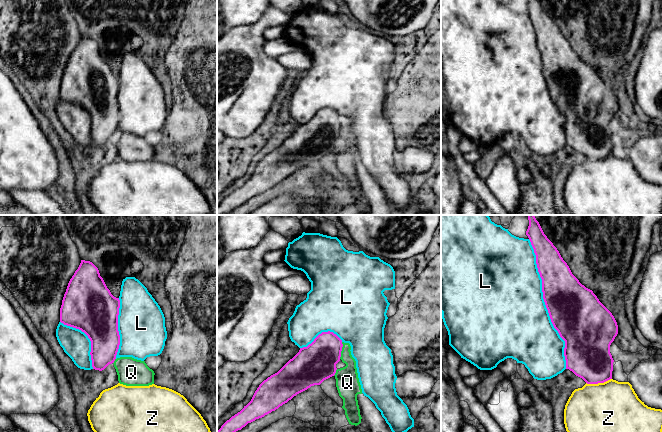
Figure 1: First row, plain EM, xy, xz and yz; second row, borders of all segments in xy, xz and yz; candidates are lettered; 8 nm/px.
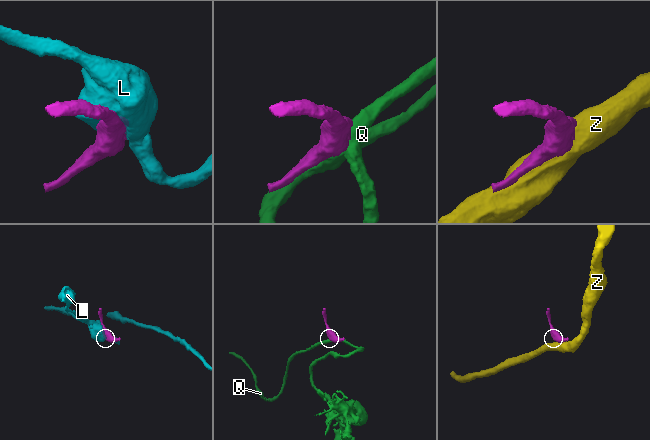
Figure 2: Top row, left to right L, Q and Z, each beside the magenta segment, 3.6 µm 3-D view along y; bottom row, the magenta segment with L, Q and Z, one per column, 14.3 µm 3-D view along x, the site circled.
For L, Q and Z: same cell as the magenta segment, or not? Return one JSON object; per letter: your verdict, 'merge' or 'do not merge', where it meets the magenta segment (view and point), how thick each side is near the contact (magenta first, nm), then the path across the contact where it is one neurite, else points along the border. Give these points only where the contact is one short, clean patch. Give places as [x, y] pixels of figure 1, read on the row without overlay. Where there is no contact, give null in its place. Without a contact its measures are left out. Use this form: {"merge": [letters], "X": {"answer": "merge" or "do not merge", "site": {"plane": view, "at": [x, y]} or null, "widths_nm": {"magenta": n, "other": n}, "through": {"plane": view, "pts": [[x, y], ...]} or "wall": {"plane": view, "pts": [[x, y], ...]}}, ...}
{"merge": ["Q"], "L": {"answer": "do not merge", "site": {"plane": "yz", "at": [545, 80]}, "widths_nm": {"magenta": 420, "other": 500}}, "Q": {"answer": "merge", "site": {"plane": "xz", "at": [341, 126]}, "widths_nm": {"magenta": 300, "other": 180}, "through": {"plane": "xz", "pts": [[315, 139], [328, 126], [341, 126], [348, 136], [347, 156]]}}, "Z": {"answer": "do not merge", "site": {"plane": "yz", "at": [598, 158]}, "widths_nm": {"magenta": 360, "other": 480}}}

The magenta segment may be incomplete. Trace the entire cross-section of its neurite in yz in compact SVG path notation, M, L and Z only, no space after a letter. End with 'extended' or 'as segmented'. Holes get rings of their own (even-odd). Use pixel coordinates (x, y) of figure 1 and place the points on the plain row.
M529 0L526 11L536 31L551 98L565 117L566 145L587 160L612 155L614 136L610 121L618 110L614 92L572 50L540 0Z; as segmented

